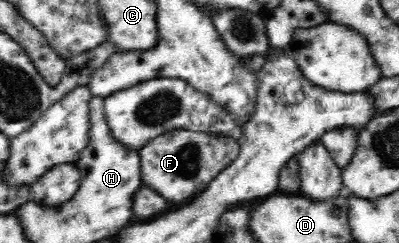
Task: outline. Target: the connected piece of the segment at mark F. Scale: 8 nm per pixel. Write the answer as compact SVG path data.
M173 130L152 138L141 150L139 170L143 170L142 184L160 194L176 207L201 194L209 183L226 170L240 154L236 137L204 134L199 131Z

